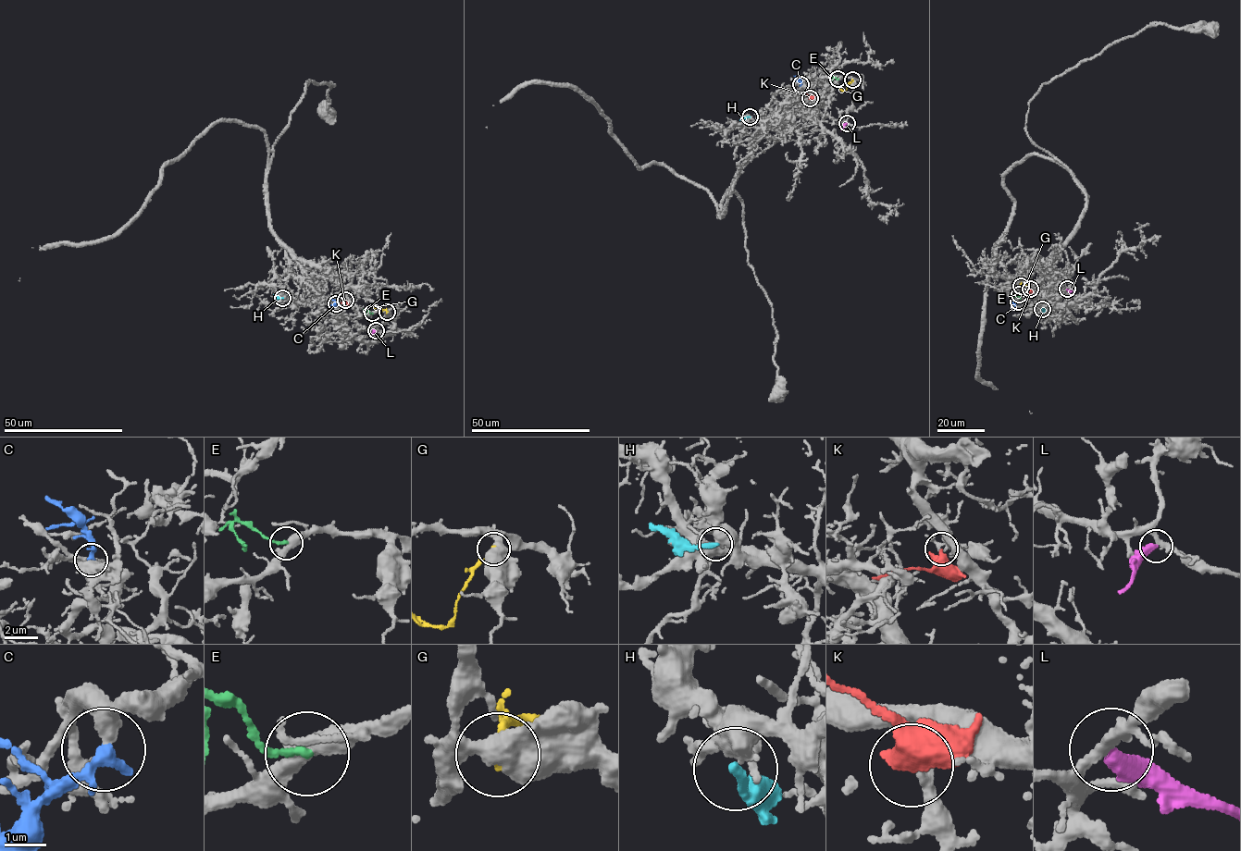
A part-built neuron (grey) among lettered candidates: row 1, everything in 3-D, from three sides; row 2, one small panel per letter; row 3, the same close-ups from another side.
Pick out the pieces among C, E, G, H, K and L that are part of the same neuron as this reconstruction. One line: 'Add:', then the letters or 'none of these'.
Add: C

